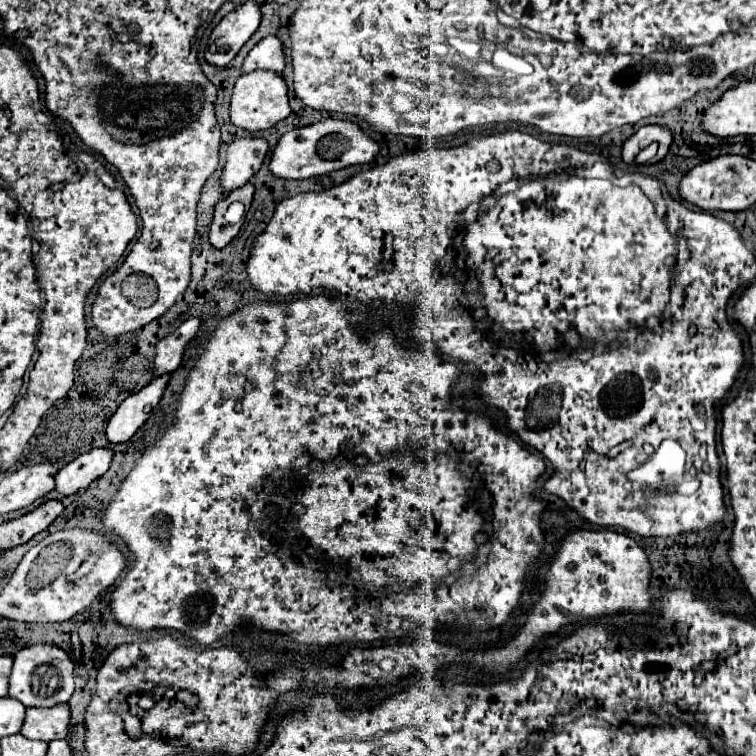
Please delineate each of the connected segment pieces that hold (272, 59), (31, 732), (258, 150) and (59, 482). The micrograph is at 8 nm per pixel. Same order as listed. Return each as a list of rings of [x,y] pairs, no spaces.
[[[276,34],[262,38],[246,56],[244,72],[252,72],[258,68],[268,68],[272,72],[284,70],[284,44]]]
[[[56,704],[52,708],[26,708],[26,718],[20,734],[32,740],[52,742],[56,738],[66,738],[70,726],[70,708],[68,704]]]
[[[238,138],[228,146],[228,160],[222,172],[222,186],[226,190],[240,188],[256,174],[268,154],[268,142],[264,138]]]
[[[94,448],[86,454],[80,454],[56,474],[56,490],[64,496],[70,496],[88,488],[92,480],[100,478],[108,470],[112,456],[112,448]]]

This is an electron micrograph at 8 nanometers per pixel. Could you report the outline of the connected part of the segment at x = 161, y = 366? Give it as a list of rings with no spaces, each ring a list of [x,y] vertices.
[[[190,316],[172,334],[168,334],[166,338],[162,338],[156,344],[156,360],[154,360],[156,370],[154,370],[154,376],[164,374],[164,372],[172,374],[180,366],[182,356],[186,352],[186,346],[190,344],[190,340],[200,330],[200,324],[202,324],[202,320],[198,316]]]

